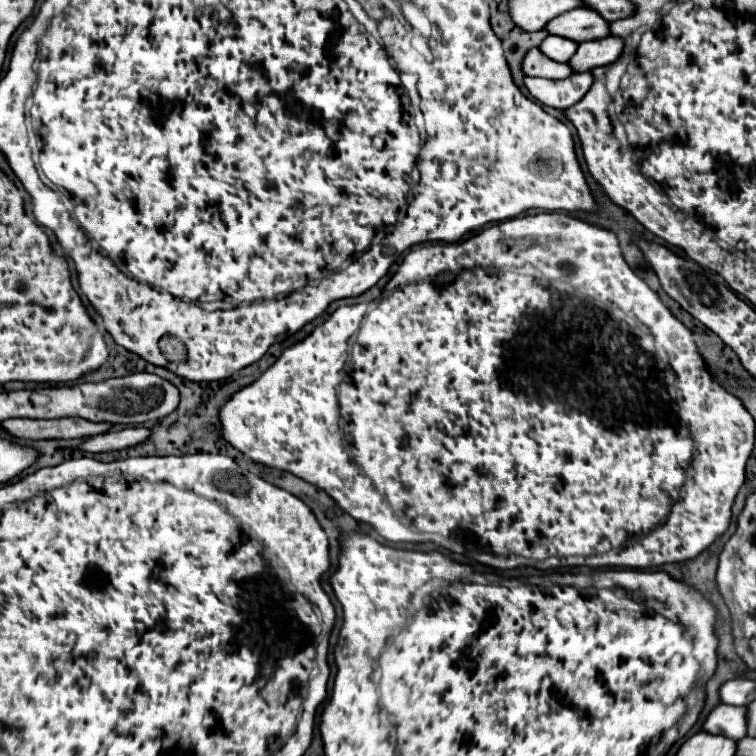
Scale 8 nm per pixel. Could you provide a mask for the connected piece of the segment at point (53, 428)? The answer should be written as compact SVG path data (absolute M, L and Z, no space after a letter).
M9 418L1 422L9 434L17 438L77 438L77 436L95 436L111 430L109 422L91 422L83 418L59 418L59 420L31 420L31 418Z

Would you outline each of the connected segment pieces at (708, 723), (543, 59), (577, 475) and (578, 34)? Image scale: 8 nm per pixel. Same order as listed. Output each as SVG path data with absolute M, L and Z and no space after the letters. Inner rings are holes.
M719 704L703 724L703 730L709 734L731 736L733 740L741 740L747 736L747 708Z
M533 48L531 52L527 52L523 60L523 70L527 76L539 76L539 78L551 78L551 80L559 80L575 74L575 70L567 62L555 62L549 56L545 56L539 48Z
M537 213L522 215L513 218L513 220L504 220L501 223L496 223L488 228L482 229L478 234L469 236L461 242L453 242L453 244L423 244L415 250L411 250L403 264L399 266L399 270L395 272L395 276L389 280L387 288L385 288L385 294L383 294L383 300L379 299L372 301L368 304L368 310L361 304L361 306L341 306L337 308L331 318L317 326L303 342L287 348L279 360L267 370L261 374L261 378L257 378L253 384L241 388L237 392L237 396L233 396L225 406L223 406L223 412L221 412L221 432L223 432L223 438L237 450L241 450L243 454L247 454L251 460L257 460L261 464L267 464L267 466L273 466L273 468L279 468L279 470L287 470L287 472L293 472L295 476L323 488L347 514L351 514L355 520L359 522L367 522L371 524L385 540L397 544L397 542L429 542L429 536L427 534L437 534L437 542L435 546L443 546L455 554L471 554L469 558L473 558L475 562L481 562L481 564L487 564L487 566L495 566L495 568L511 568L511 556L535 556L535 560L545 560L547 556L555 556L555 554L561 554L561 556L587 556L589 558L589 564L585 566L627 566L627 568L651 568L651 566L661 566L661 564L667 564L667 562L685 562L685 560L691 560L695 558L699 552L703 552L715 538L719 538L727 528L729 528L729 522L731 522L731 506L735 502L735 496L745 480L745 462L749 458L749 450L753 450L753 442L755 442L755 422L751 418L751 414L743 408L741 400L735 398L733 394L725 392L713 378L711 374L705 370L705 364L703 364L703 358L693 342L693 336L691 332L667 310L667 306L659 300L659 296L645 284L643 278L639 278L631 268L629 264L625 262L619 241L617 236L609 230L603 230L603 228L597 228L597 226L591 226L587 222L581 222L577 218L571 218L564 213ZM595 368L603 368L603 372L599 372L599 380L595 380ZM675 374L677 378L681 378L681 392L683 392L683 418L681 418L681 412L679 412L679 404L681 404L681 392L679 392L679 380L675 380ZM611 414L619 414L619 425L609 424L607 418L611 418Z
M575 8L573 12L565 12L557 16L547 26L549 34L569 38L573 42L587 42L587 40L601 40L609 36L609 22L599 16L593 8Z

